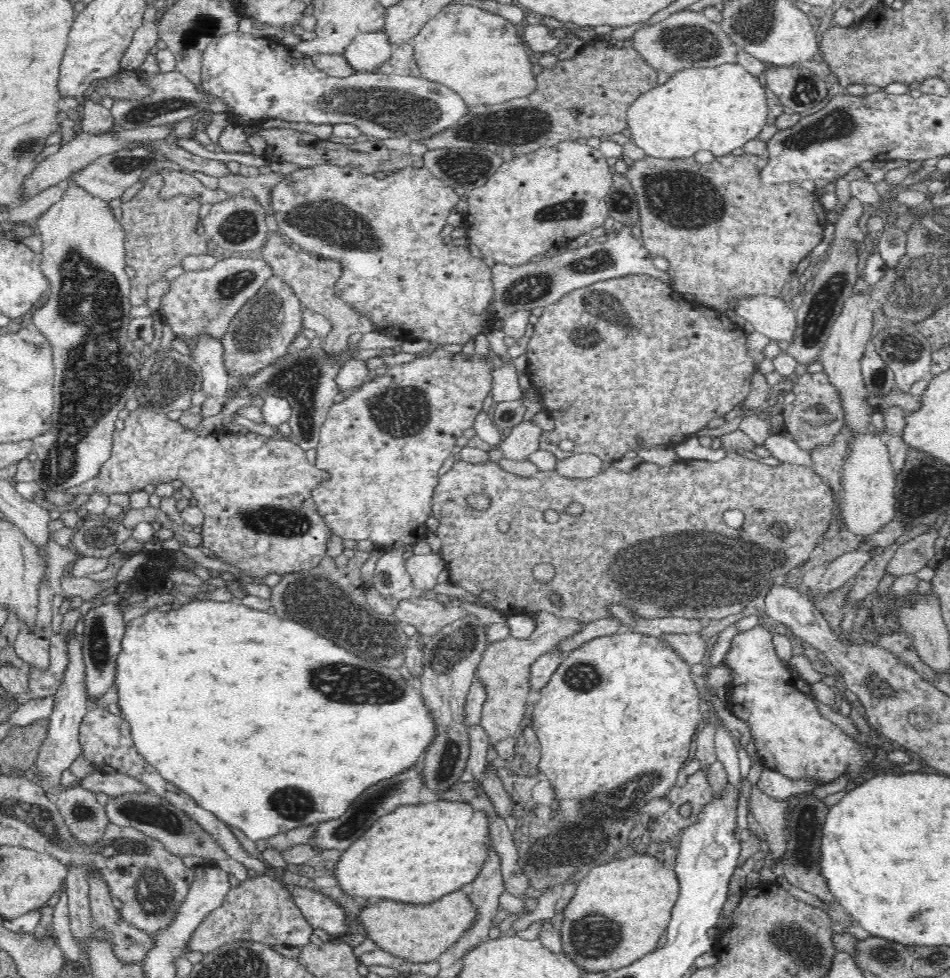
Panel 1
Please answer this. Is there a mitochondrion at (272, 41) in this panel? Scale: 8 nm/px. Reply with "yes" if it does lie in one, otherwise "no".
no

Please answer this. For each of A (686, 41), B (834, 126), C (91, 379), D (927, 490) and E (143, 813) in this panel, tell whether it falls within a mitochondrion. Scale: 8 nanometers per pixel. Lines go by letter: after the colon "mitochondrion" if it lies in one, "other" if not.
A: mitochondrion
B: mitochondrion
C: mitochondrion
D: mitochondrion
E: mitochondrion

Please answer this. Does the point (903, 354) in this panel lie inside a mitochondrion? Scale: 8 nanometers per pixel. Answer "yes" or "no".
yes

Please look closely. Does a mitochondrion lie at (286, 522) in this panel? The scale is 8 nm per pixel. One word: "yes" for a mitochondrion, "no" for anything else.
yes

